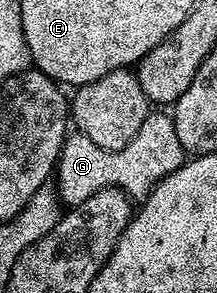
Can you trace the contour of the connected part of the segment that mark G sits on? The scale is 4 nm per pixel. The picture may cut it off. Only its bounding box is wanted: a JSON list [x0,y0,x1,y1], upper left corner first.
[56,111,188,206]

